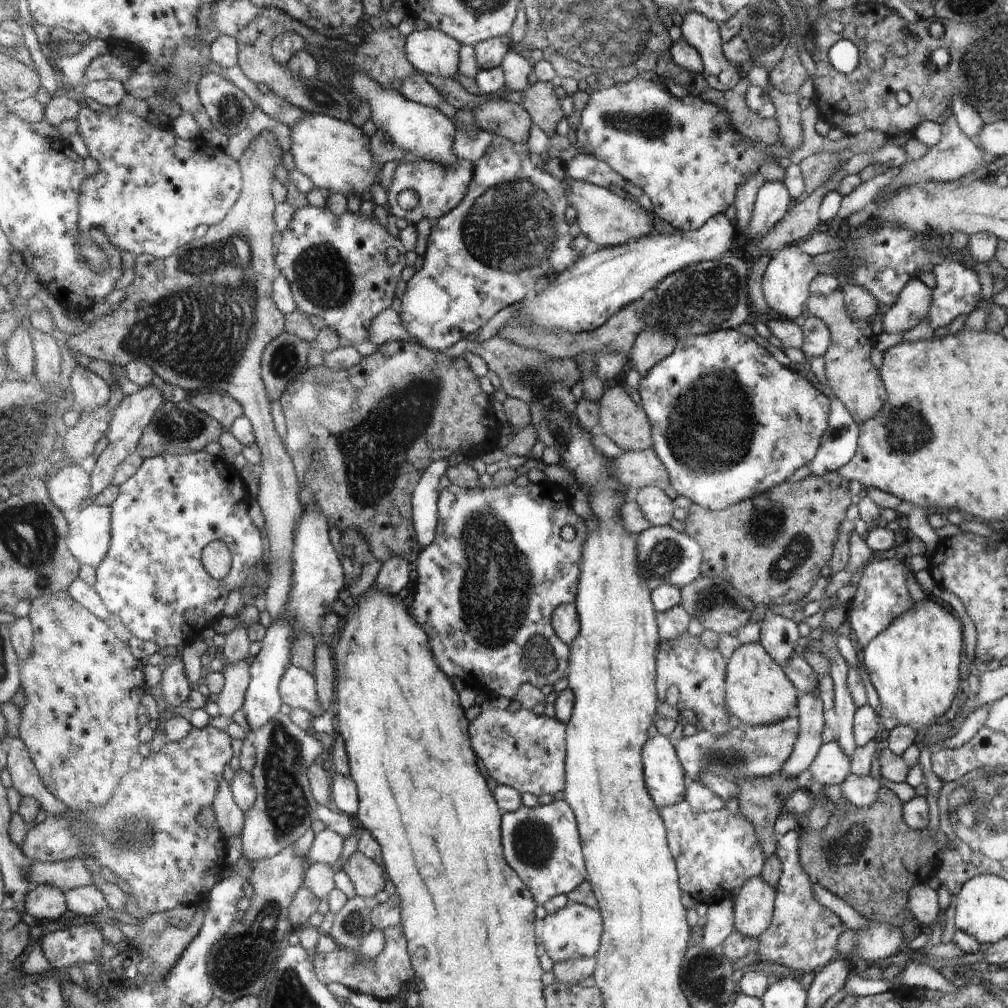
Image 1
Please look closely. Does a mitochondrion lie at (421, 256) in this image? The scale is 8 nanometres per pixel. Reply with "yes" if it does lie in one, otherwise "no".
no

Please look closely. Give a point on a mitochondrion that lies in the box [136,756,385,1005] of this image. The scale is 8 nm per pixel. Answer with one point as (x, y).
(240, 963)

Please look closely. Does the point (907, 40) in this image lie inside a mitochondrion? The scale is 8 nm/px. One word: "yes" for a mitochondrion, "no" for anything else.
no

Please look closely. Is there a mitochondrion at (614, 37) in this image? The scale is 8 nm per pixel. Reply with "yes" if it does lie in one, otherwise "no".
yes

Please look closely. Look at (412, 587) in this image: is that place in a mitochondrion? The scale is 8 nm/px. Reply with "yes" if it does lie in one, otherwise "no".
no

